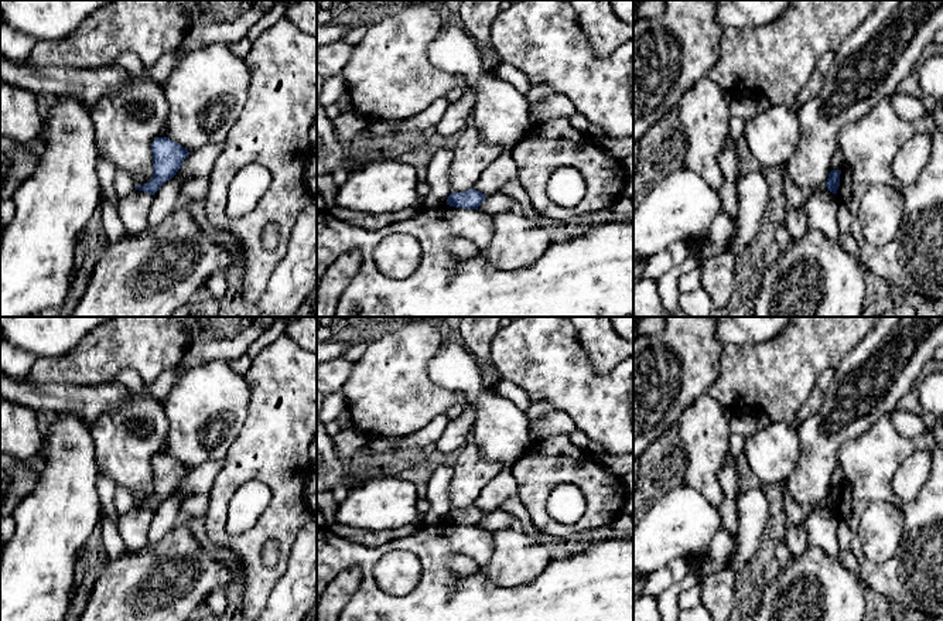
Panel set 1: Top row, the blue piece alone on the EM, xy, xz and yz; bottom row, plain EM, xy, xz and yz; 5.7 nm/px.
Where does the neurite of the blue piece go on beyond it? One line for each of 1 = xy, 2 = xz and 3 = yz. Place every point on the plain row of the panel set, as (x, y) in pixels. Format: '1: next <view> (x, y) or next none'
1: next none
2: next none
3: next none

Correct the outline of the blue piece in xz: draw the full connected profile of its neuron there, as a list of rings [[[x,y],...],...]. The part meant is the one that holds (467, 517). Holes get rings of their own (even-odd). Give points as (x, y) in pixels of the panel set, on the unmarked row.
[[[475,505],[461,509],[452,508],[447,516],[447,522],[462,526],[478,526],[485,515],[486,512],[476,508]]]

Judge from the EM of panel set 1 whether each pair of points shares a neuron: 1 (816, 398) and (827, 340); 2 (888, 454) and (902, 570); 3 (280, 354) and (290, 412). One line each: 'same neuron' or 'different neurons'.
1: different neurons
2: same neuron
3: same neuron

